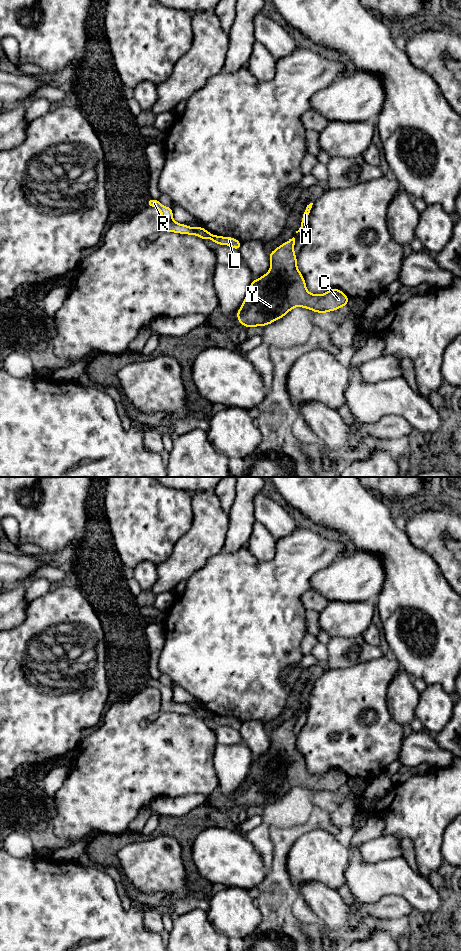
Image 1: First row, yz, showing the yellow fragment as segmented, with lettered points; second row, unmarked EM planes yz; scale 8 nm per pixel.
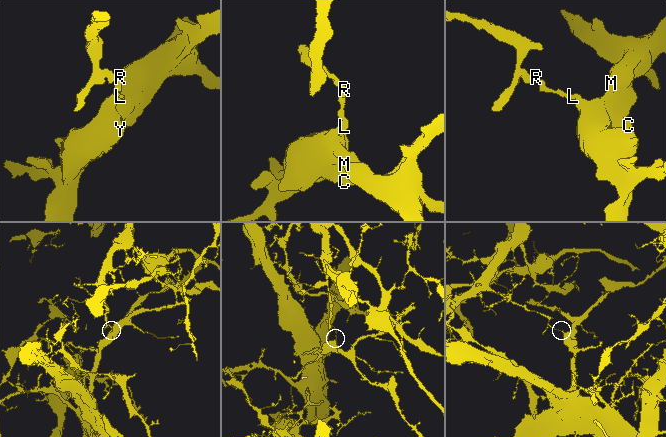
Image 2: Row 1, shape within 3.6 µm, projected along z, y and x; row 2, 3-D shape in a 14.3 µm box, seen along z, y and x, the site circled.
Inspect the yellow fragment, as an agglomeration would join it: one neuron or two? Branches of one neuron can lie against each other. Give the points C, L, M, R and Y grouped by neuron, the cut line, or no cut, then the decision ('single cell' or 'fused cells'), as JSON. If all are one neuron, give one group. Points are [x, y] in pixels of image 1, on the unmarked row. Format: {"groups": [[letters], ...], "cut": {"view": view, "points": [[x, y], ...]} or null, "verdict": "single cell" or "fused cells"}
{"groups": [["C", "L", "M", "Y"], ["R"]], "cut": {"view": "yz", "points": [[215, 715], [212, 719]]}, "verdict": "fused cells"}

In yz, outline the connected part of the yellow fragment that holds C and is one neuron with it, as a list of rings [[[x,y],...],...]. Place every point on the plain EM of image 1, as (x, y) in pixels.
[[[293,717],[268,734],[269,751],[260,758],[252,760],[242,786],[236,793],[242,806],[247,808],[270,805],[272,802],[282,799],[295,787],[326,794],[349,784],[348,776],[337,768],[331,768],[324,774],[312,774],[307,770],[305,759],[297,747],[294,725],[295,718]]]

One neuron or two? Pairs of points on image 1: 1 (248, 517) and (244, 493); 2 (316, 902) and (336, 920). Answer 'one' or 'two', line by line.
1: one
2: one

